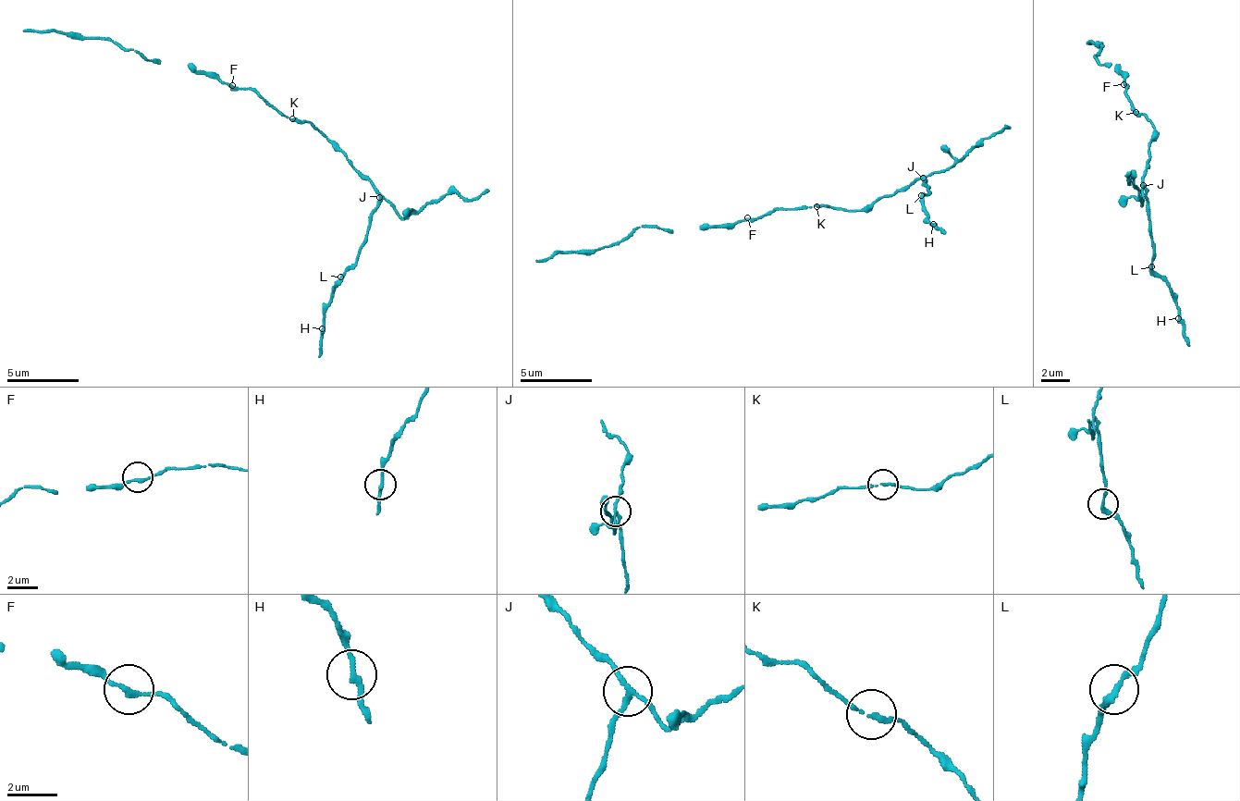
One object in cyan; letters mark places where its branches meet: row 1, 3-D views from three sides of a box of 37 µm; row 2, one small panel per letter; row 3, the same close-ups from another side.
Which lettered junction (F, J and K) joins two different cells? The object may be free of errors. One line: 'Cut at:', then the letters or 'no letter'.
Cut at: J

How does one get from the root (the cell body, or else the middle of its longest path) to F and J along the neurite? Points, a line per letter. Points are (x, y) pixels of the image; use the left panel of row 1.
F: (292, 122), (268, 107), (250, 90), (236, 89), (232, 85)
J: (292, 122), (313, 122), (331, 144), (345, 155), (356, 173), (371, 183), (378, 198)

